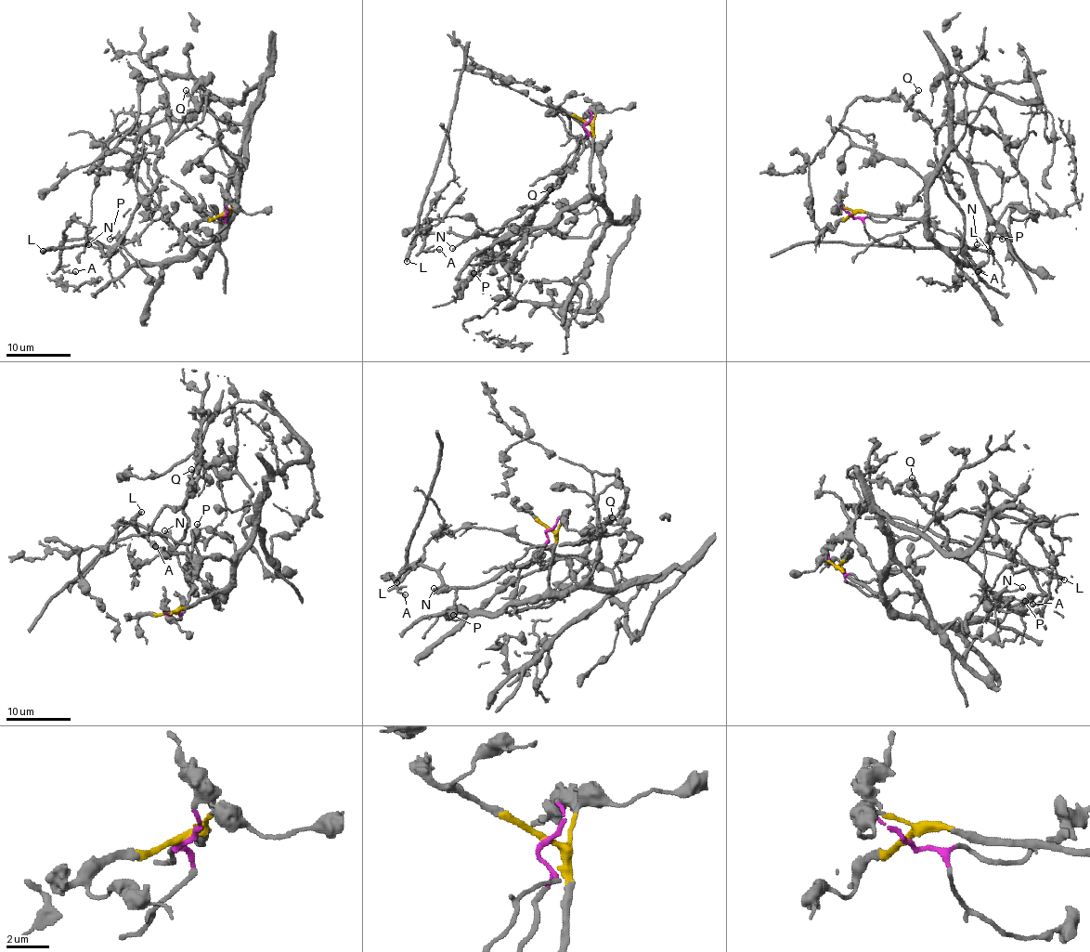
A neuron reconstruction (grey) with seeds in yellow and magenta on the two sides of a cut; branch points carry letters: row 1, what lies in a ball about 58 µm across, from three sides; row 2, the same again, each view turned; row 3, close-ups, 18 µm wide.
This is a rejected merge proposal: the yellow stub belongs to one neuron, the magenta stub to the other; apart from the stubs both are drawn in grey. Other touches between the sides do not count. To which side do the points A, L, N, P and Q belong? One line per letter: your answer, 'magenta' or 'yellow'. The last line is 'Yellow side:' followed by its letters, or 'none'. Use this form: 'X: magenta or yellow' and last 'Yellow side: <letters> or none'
A: magenta
L: magenta
N: magenta
P: yellow
Q: magenta
Yellow side: P

